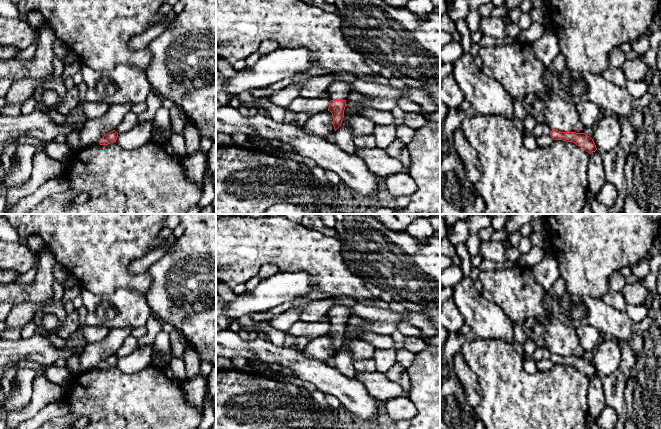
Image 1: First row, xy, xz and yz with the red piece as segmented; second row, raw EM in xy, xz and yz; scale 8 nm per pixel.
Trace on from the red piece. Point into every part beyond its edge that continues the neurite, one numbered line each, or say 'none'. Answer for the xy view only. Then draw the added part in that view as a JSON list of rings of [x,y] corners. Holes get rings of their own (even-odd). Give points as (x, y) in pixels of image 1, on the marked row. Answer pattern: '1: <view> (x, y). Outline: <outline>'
none

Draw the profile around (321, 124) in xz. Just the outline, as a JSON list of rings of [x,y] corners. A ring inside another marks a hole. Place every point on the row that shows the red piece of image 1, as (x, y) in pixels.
[[[327,110],[311,115],[301,130],[309,135],[331,138],[335,132],[332,113]]]

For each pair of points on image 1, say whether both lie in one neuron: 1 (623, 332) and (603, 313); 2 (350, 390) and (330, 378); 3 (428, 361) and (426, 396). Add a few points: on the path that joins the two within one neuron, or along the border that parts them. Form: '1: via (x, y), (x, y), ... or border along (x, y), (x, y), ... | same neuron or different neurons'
1: via (618, 327), (608, 318) | same neuron
2: via (345, 389), (335, 383) | same neuron
3: via (428, 370), (428, 387) | same neuron

